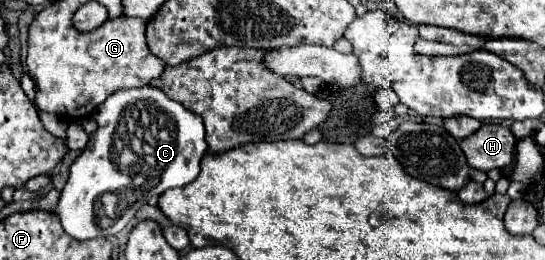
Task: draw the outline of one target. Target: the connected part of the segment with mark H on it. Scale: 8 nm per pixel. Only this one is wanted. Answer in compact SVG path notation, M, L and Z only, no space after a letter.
M483 124L475 134L461 140L461 150L467 156L469 166L489 172L511 164L517 138L503 124Z

